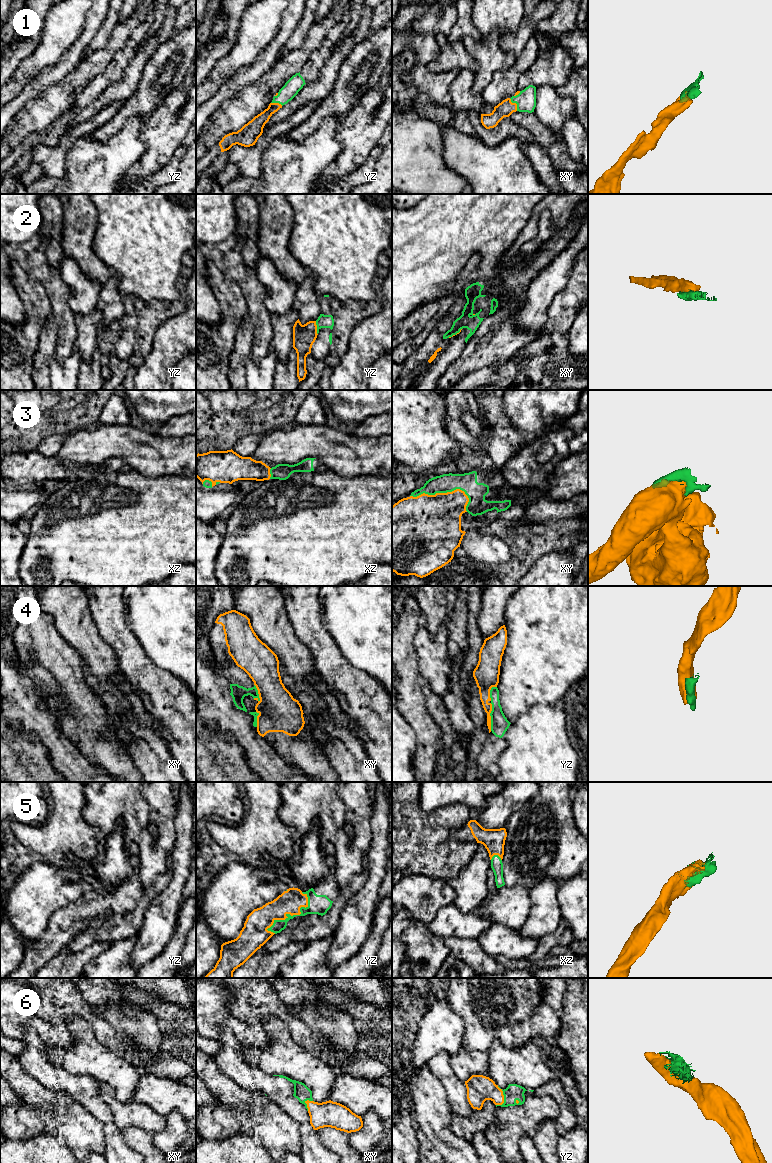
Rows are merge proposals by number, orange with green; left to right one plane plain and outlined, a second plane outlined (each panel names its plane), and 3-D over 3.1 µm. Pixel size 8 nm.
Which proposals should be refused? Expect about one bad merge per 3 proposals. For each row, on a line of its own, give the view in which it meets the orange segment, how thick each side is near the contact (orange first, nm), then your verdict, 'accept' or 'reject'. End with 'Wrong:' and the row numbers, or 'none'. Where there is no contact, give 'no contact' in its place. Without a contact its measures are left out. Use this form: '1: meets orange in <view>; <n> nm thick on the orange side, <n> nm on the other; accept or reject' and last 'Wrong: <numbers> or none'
1: meets orange in xy; 130 nm thick on the orange side, 160 nm on the other; accept
2: meets orange in yz; 180 nm thick on the orange side, 110 nm on the other; reject
3: meets orange in xy; 440 nm thick on the orange side, 160 nm on the other; accept
4: meets orange in yz; 100 nm thick on the orange side, 140 nm on the other; reject
5: meets orange in yz; 190 nm thick on the orange side, 160 nm on the other; accept
6: meets orange in yz; 220 nm thick on the orange side, 140 nm on the other; accept
Wrong: 2, 4

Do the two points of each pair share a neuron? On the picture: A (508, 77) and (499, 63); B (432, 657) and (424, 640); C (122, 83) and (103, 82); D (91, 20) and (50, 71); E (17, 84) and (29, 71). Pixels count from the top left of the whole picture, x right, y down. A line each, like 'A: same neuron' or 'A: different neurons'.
A: different neurons
B: same neuron
C: different neurons
D: same neuron
E: same neuron

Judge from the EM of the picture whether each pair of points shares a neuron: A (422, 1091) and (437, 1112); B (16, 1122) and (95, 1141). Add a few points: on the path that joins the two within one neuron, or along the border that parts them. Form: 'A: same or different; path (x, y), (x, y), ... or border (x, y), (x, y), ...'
A: same; path (427, 1096), (432, 1107)
B: same; path (36, 1122), (75, 1124)

